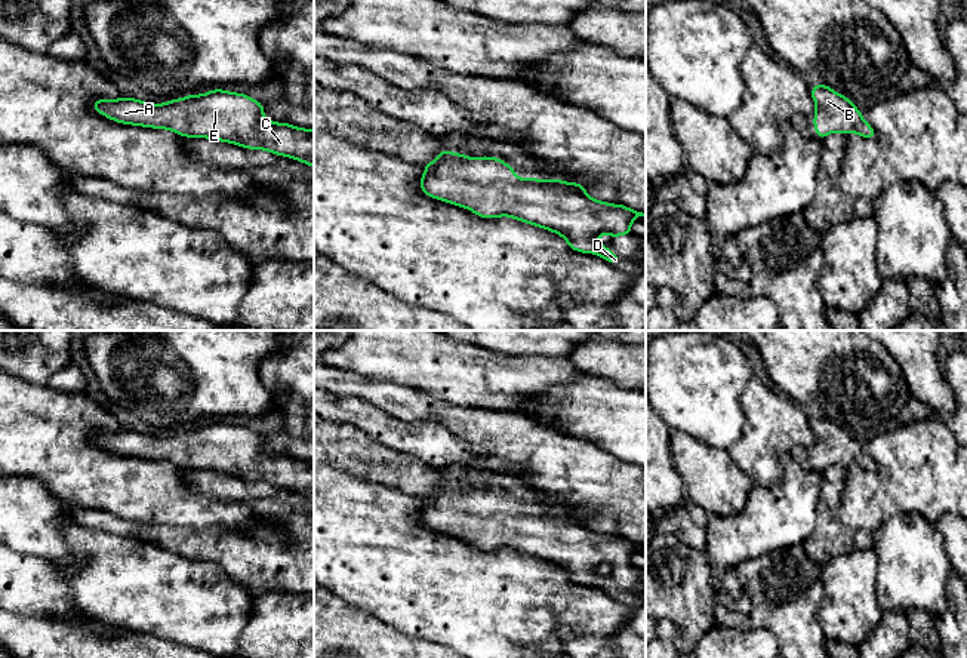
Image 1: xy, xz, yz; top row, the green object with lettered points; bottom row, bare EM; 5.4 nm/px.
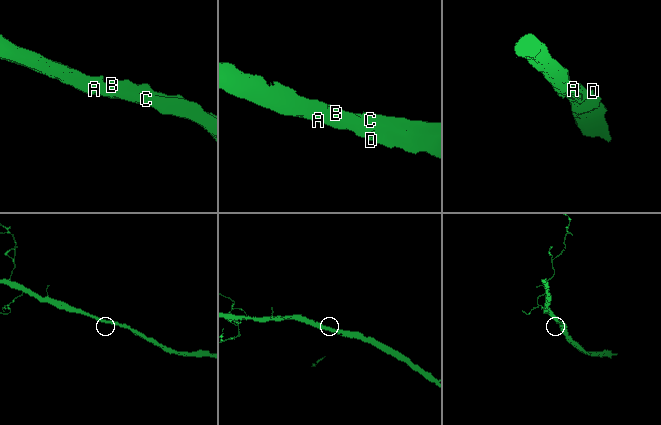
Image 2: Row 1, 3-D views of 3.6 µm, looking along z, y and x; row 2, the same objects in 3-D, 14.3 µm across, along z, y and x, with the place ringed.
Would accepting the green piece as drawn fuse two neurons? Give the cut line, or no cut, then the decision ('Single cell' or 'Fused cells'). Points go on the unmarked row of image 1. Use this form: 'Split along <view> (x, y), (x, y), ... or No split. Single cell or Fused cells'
No split. Single cell

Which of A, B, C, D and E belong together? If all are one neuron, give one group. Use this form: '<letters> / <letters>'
A B C D E

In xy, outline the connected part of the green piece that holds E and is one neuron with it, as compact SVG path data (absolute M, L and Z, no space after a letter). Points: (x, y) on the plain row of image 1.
M213 421L164 436L99 431L92 440L113 453L267 482L314 499L314 462L267 452L264 437L244 425Z

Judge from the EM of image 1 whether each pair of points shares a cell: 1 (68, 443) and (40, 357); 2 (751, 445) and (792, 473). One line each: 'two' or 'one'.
1: two
2: two

